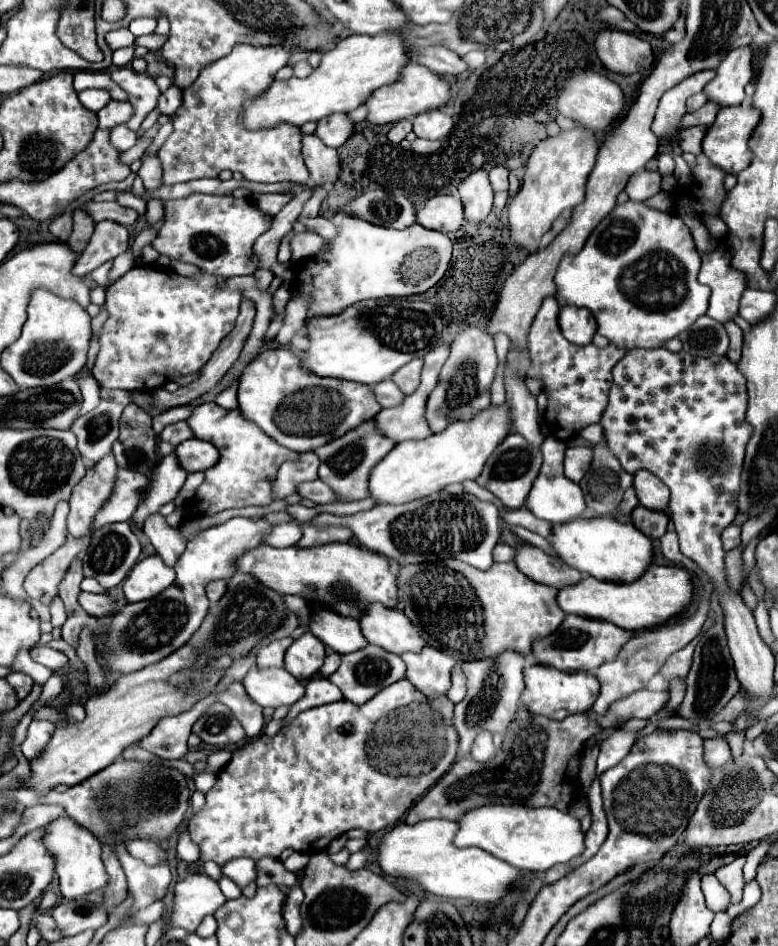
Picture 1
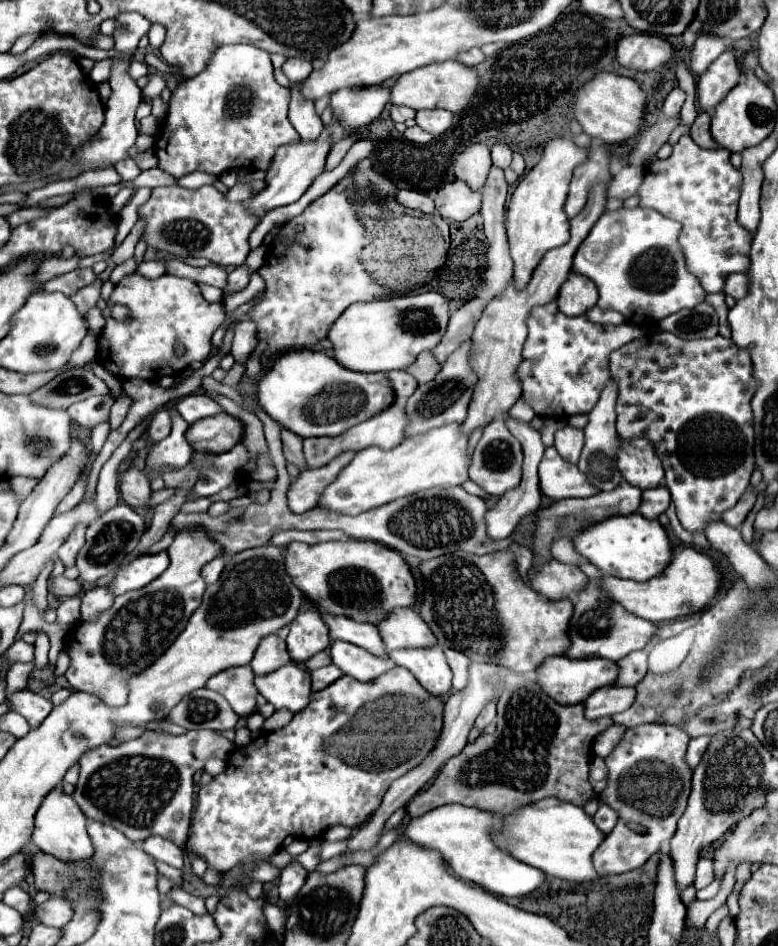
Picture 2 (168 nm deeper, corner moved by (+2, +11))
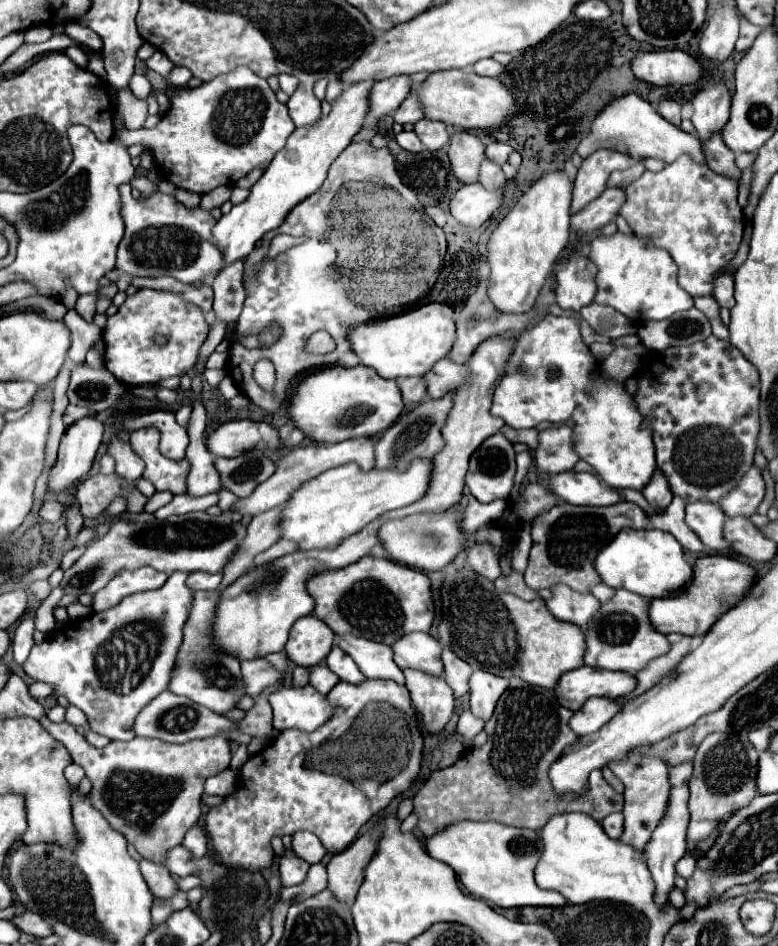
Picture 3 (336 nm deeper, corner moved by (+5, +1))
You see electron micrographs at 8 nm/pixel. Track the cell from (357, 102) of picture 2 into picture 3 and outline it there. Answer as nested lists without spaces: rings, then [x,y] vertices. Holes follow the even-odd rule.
[[[396,76],[392,80],[382,80],[372,86],[368,96],[368,118],[384,118],[392,114],[402,100],[410,94],[412,84],[408,76]]]

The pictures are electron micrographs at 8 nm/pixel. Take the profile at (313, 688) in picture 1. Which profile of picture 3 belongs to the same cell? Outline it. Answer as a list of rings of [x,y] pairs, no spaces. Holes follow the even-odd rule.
[[[314,666],[314,668],[310,668],[310,684],[316,690],[320,690],[322,696],[326,696],[336,686],[338,680],[340,678],[330,668],[326,668],[326,666]]]

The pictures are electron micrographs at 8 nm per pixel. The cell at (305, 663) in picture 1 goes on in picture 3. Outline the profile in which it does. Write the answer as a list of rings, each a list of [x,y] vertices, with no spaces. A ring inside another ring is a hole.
[[[314,614],[304,616],[296,620],[296,624],[290,630],[286,642],[288,660],[292,660],[298,666],[312,668],[328,656],[330,648],[334,646],[334,638],[336,634]]]

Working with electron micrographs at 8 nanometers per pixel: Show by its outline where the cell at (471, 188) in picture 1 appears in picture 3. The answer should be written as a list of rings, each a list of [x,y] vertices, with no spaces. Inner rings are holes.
[[[456,132],[450,138],[448,158],[452,164],[454,176],[464,184],[474,184],[474,182],[478,182],[480,164],[486,158],[484,144],[478,136],[472,136],[466,132]]]

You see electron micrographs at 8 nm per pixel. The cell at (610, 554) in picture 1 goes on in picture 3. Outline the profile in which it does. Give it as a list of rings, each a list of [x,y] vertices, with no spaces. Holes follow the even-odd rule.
[[[620,530],[616,538],[604,546],[596,560],[594,568],[600,574],[602,582],[610,588],[624,588],[628,592],[640,594],[644,598],[664,598],[678,590],[686,588],[692,580],[690,564],[684,556],[682,546],[676,542],[674,536],[668,536],[660,530]]]

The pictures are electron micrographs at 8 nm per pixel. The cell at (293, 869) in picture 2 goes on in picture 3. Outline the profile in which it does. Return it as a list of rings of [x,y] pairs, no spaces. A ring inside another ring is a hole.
[[[286,850],[286,854],[280,858],[280,880],[282,880],[282,888],[288,886],[298,886],[306,874],[308,874],[310,864],[296,858],[296,854],[292,850]]]

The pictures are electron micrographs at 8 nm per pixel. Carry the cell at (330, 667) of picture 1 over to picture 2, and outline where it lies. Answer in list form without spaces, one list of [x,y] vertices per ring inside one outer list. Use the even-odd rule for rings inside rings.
[[[319,652],[319,654],[315,654],[313,658],[309,658],[309,660],[305,662],[305,668],[307,668],[307,670],[315,670],[315,668],[321,668],[321,666],[325,666],[325,664],[331,664],[331,658],[329,658],[325,652]]]

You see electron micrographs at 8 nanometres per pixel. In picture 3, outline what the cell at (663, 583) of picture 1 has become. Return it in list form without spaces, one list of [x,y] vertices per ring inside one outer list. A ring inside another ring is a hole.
[[[724,554],[702,556],[692,564],[692,584],[686,586],[678,596],[652,598],[648,604],[648,618],[652,620],[652,626],[662,634],[704,634],[724,612],[728,612],[728,608],[732,608],[732,604],[742,600],[752,584],[754,568],[748,564]]]

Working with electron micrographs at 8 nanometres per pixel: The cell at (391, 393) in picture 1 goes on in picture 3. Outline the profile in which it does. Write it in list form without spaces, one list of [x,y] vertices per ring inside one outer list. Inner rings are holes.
[[[400,378],[398,386],[400,386],[402,400],[404,400],[406,408],[418,404],[426,396],[426,392],[424,392],[424,380],[422,378]]]

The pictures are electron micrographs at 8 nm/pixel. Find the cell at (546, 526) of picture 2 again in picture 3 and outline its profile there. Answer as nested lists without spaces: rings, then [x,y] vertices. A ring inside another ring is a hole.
[[[618,502],[600,508],[558,504],[532,522],[532,550],[524,582],[532,590],[550,588],[552,584],[562,582],[574,590],[588,592],[592,584],[600,582],[600,576],[596,576],[596,570],[592,568],[596,552],[600,552],[600,548],[604,548],[604,544],[622,528],[646,528],[646,524],[644,510],[634,502]]]

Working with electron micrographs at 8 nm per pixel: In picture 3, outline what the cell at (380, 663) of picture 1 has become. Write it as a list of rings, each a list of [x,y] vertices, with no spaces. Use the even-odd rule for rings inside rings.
[[[332,646],[330,654],[328,654],[328,658],[326,658],[326,664],[328,664],[328,668],[330,668],[334,674],[338,674],[338,678],[344,680],[344,682],[362,684],[362,682],[366,680],[366,676],[356,668],[354,660],[352,660],[346,652],[342,652],[340,648],[336,648],[336,646]]]

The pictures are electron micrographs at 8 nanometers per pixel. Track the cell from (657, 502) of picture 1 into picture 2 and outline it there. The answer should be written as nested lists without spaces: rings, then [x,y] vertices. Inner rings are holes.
[[[619,438],[617,468],[629,484],[641,490],[657,488],[665,478],[655,444],[647,438]]]

